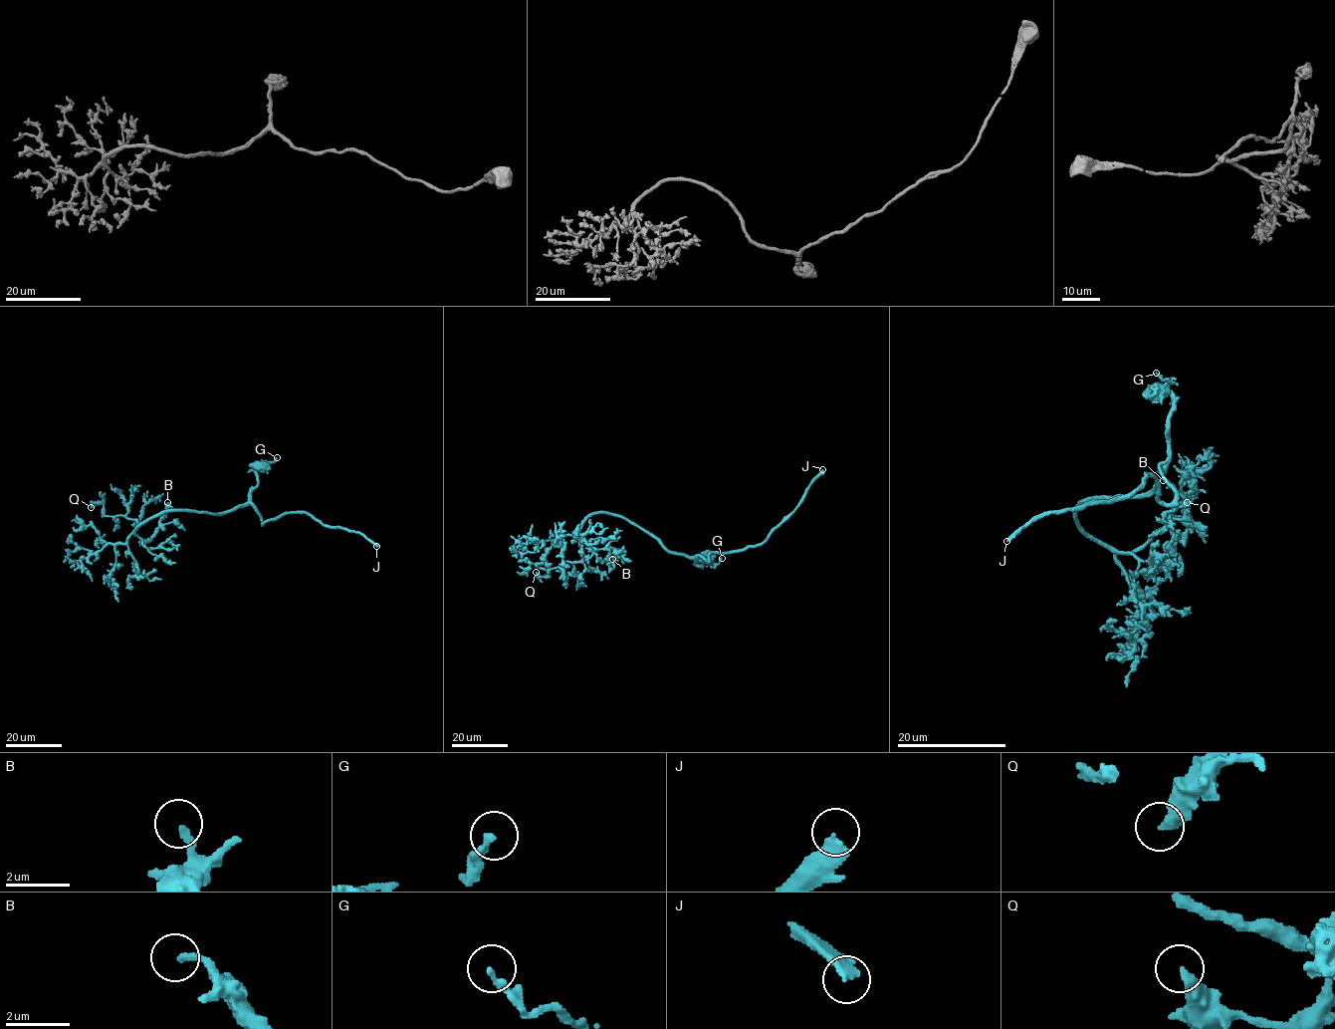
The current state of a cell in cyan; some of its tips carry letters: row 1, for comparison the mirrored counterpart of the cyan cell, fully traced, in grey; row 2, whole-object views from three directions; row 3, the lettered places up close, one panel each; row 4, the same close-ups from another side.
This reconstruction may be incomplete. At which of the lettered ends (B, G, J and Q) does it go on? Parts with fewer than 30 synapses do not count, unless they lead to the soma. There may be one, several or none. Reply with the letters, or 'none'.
J

